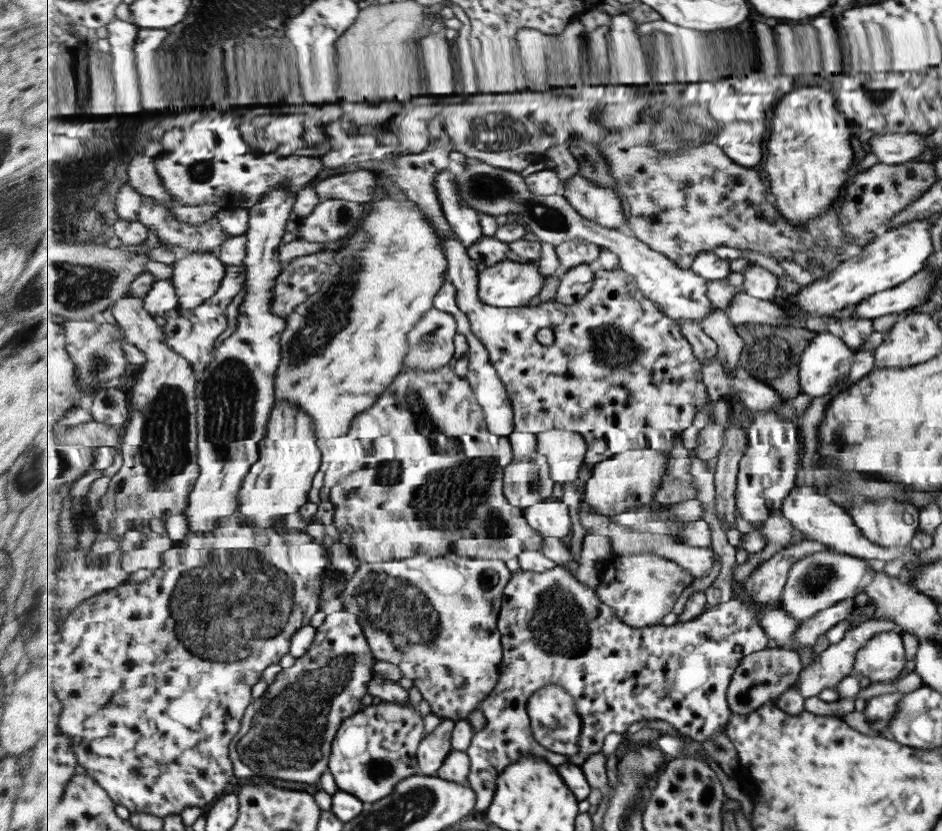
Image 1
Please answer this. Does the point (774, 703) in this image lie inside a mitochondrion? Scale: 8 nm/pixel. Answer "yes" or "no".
no

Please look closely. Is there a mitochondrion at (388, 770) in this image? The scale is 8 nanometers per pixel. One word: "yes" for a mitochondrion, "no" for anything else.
yes

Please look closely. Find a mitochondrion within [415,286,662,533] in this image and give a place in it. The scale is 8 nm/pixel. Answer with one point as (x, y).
(626, 341)

